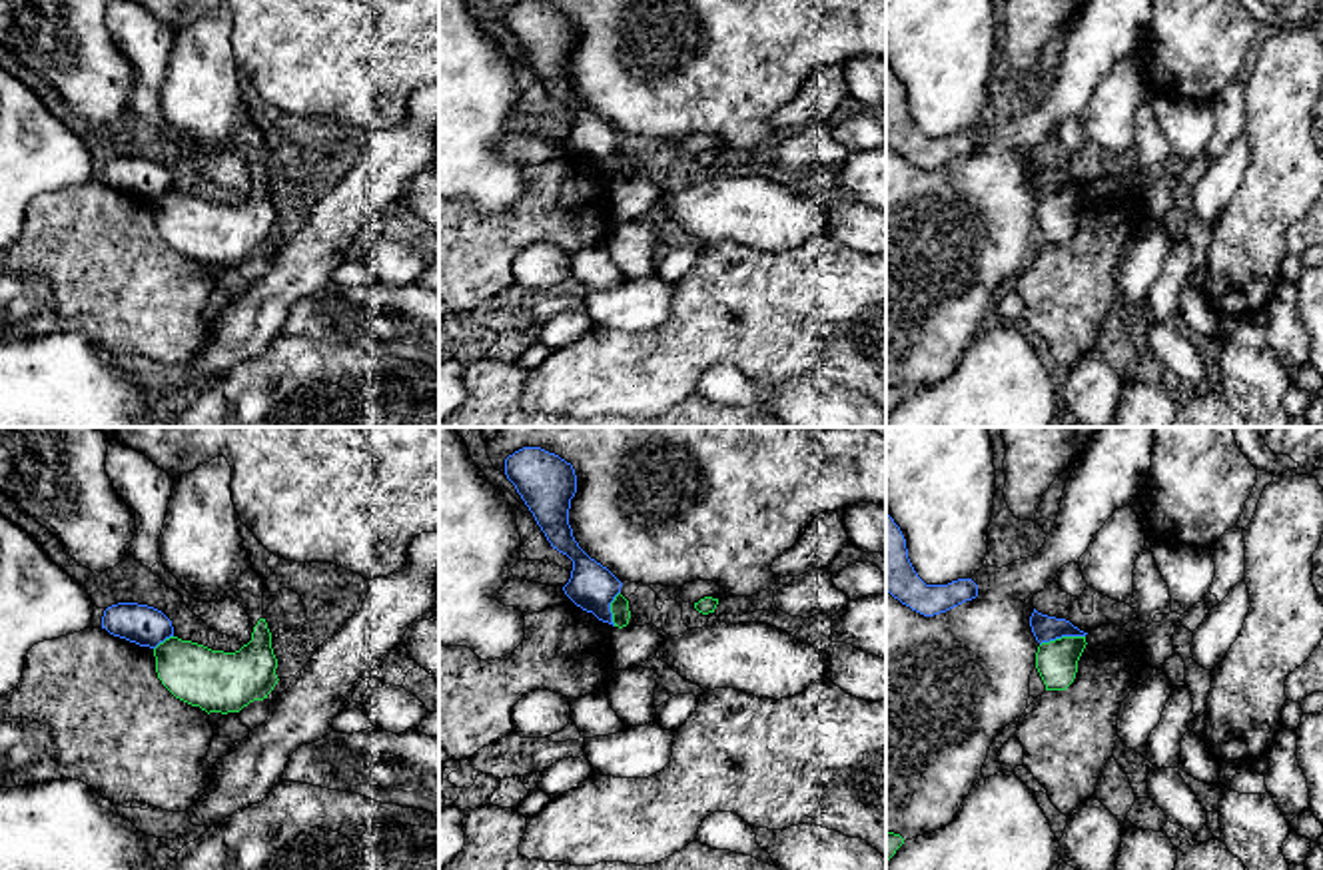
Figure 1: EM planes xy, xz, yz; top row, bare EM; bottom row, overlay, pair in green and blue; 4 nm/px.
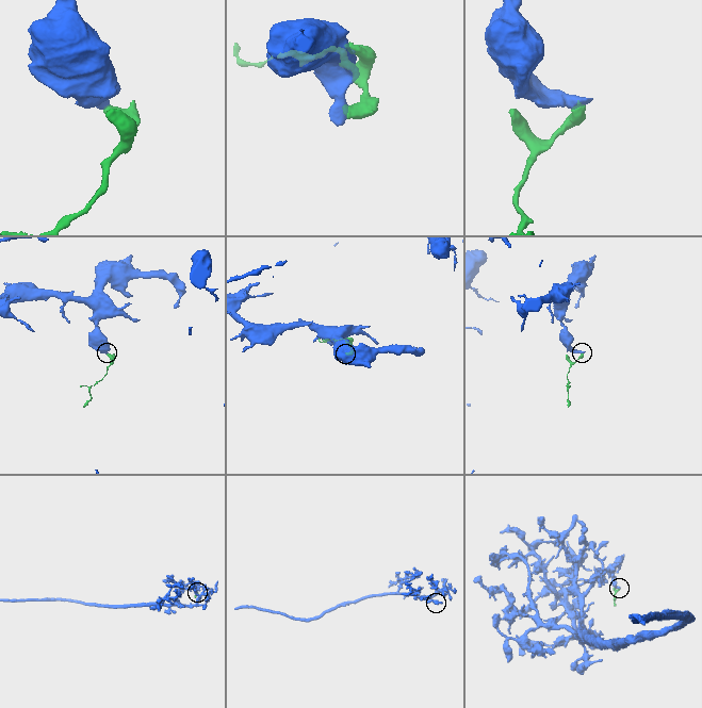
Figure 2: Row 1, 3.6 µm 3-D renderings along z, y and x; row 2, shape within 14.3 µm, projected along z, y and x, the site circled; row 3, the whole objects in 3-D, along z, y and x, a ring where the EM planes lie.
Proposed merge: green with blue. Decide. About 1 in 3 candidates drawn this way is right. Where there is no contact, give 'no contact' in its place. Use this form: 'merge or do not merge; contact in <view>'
do not merge; contact in yz

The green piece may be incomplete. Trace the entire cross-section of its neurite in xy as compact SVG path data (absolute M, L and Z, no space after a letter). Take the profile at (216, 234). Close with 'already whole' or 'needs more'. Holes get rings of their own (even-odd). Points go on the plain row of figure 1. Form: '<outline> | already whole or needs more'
M247 122L237 134L253 178L251 194L235 206L170 190L154 202L162 237L180 253L210 265L239 265L277 237L277 212L263 172L263 132Z | needs more

